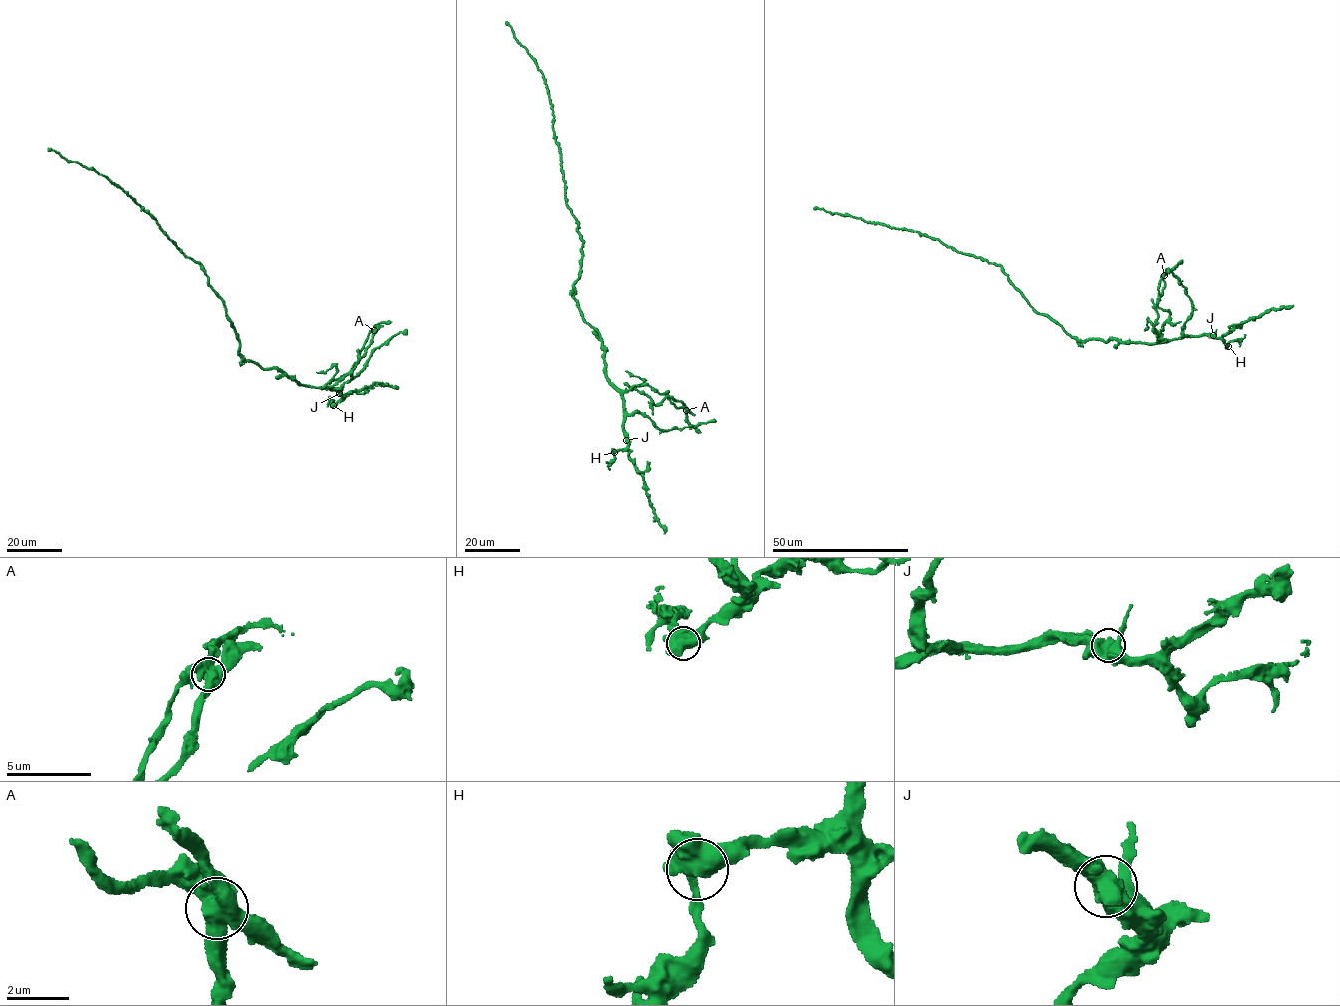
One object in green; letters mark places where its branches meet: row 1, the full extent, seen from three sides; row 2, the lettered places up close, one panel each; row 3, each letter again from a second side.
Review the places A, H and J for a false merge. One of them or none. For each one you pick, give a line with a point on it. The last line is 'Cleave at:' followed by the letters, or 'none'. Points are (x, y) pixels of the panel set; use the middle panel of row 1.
A: Place: (686, 410)
Cleave at: A

